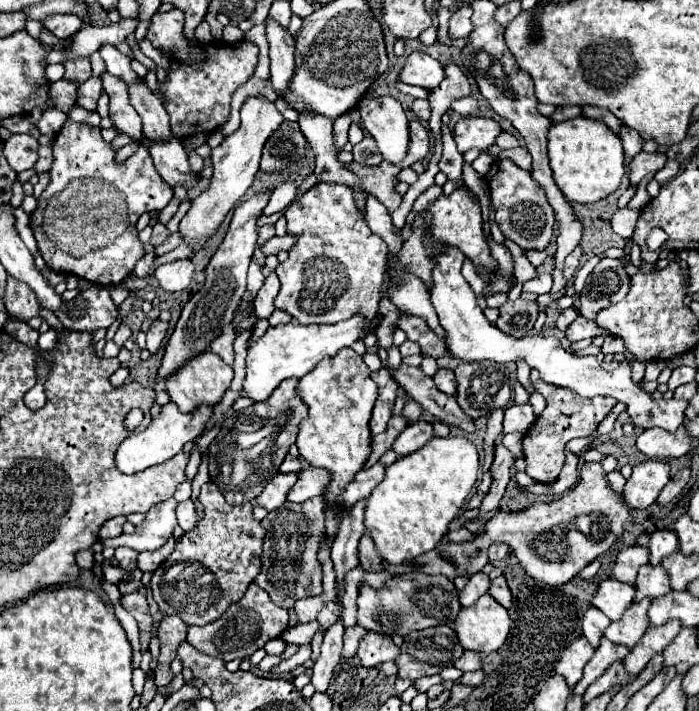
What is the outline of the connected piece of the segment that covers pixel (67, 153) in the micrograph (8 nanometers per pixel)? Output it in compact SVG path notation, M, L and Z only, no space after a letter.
M67 121L53 141L53 155L55 163L49 171L51 181L37 199L37 209L29 217L39 253L51 269L57 269L61 273L73 273L107 287L121 283L127 275L133 273L135 263L145 255L143 243L139 241L135 229L139 215L145 211L163 209L171 201L173 189L159 177L145 147L139 147L139 151L133 153L127 161L117 163L115 147L101 137L101 131L97 127L89 127L85 123Z

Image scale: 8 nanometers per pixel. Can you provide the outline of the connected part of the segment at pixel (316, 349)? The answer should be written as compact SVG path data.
M355 313L347 321L329 323L329 325L297 325L287 323L279 327L269 327L267 333L249 349L247 355L247 377L245 377L245 397L251 397L253 401L265 401L273 389L289 379L289 377L303 377L307 375L325 355L333 357L341 347L351 347L355 341L363 339L363 333L375 333L383 315L375 315L373 319L363 317L361 313Z

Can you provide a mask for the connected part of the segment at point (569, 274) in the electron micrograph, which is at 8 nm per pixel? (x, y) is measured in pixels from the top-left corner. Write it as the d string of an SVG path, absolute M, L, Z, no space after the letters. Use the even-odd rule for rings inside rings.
M575 247L573 253L565 259L565 277L567 279L573 279L573 273L579 271L579 259L583 255L583 249L581 247Z

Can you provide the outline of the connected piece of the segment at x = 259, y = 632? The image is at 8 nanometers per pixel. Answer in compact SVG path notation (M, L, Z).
M251 583L249 589L245 591L245 595L235 605L231 605L217 621L207 623L203 627L189 627L187 641L197 651L201 651L205 655L213 655L215 653L215 657L219 657L223 661L233 661L237 657L241 657L241 659L249 657L251 653L261 649L267 641L277 639L287 629L287 625L289 625L287 609L277 607L267 597L267 593L263 593L263 589L259 589L259 585Z

